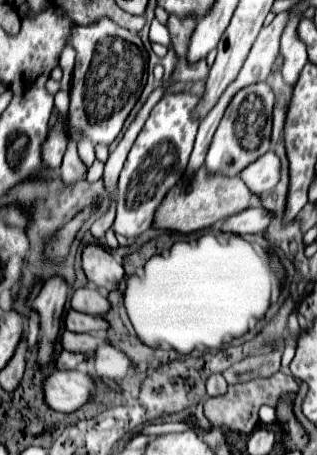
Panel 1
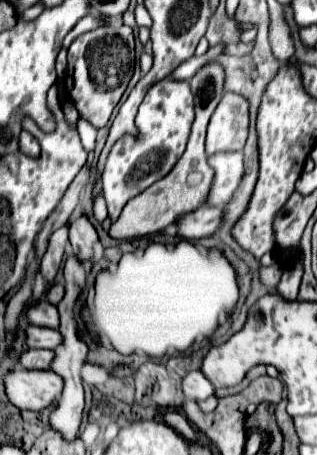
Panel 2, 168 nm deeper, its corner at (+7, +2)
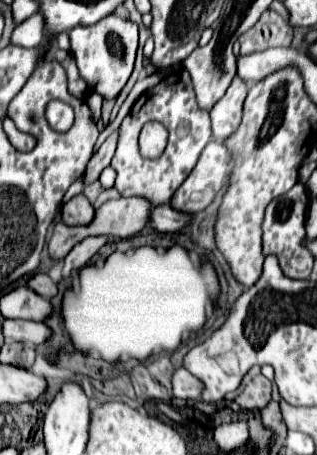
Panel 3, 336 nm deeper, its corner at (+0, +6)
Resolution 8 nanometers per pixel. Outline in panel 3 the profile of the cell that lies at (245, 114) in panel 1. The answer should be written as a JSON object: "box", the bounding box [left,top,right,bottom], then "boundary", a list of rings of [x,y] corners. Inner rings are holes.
{"box":[211,77,247,141],"boundary":[[[235,77],[227,93],[211,109],[213,139],[223,141],[239,127],[239,117],[241,117],[245,97],[247,97],[247,83],[241,77]]]}

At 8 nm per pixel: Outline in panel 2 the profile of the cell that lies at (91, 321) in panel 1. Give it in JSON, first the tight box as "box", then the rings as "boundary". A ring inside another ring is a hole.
{"box":[26,301,60,329],"boundary":[[[38,301],[34,305],[30,305],[26,309],[26,315],[30,319],[32,325],[38,325],[38,327],[52,327],[52,329],[58,329],[60,327],[60,313],[58,313],[58,307],[48,303],[48,301]]]}

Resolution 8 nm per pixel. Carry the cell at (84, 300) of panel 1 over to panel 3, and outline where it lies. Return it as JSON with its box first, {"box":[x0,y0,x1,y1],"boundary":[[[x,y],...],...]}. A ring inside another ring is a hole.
{"box":[27,273,57,299],"boundary":[[[37,273],[33,275],[29,281],[27,281],[27,287],[31,287],[37,295],[45,297],[45,299],[51,299],[53,295],[57,295],[57,285],[51,281],[49,275],[45,273]]]}

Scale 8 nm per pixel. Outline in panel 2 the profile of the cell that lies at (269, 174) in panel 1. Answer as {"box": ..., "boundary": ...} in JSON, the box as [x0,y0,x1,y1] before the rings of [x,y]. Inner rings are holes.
{"box":[208,153,244,205],"boundary":[[[216,153],[208,157],[216,173],[216,181],[212,185],[212,197],[208,197],[208,205],[228,205],[242,181],[244,175],[244,155],[242,153]]]}

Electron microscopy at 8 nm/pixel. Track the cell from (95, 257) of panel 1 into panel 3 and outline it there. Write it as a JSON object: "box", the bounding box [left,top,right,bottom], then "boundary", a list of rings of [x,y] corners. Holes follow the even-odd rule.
{"box":[61,193,95,225],"boundary":[[[83,193],[75,195],[73,199],[69,199],[67,203],[61,205],[61,219],[67,225],[87,225],[87,223],[91,223],[93,213],[95,213],[95,209]]]}

